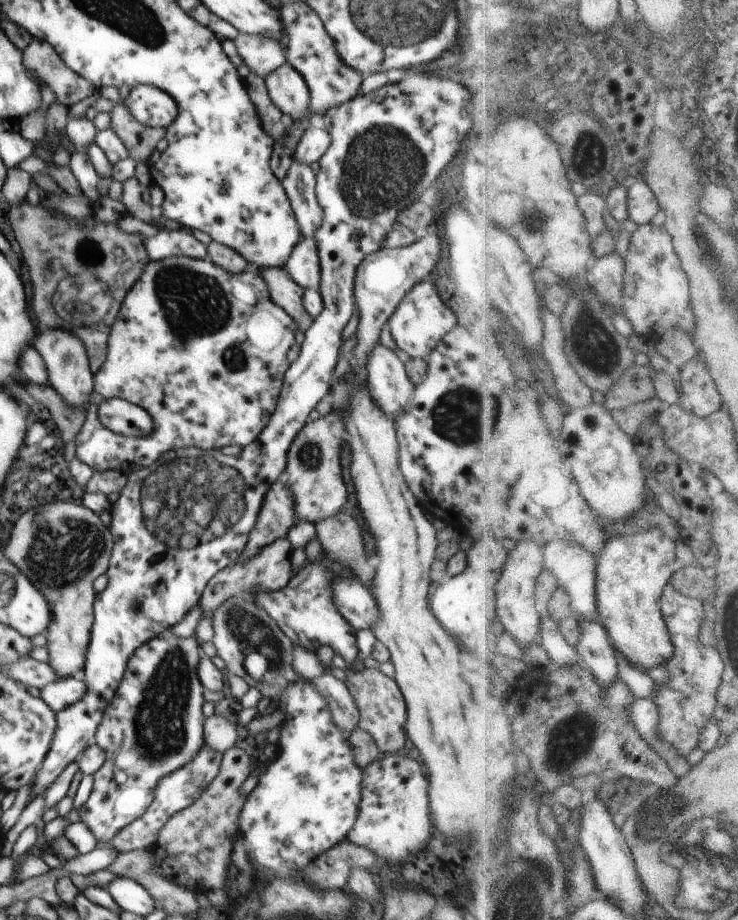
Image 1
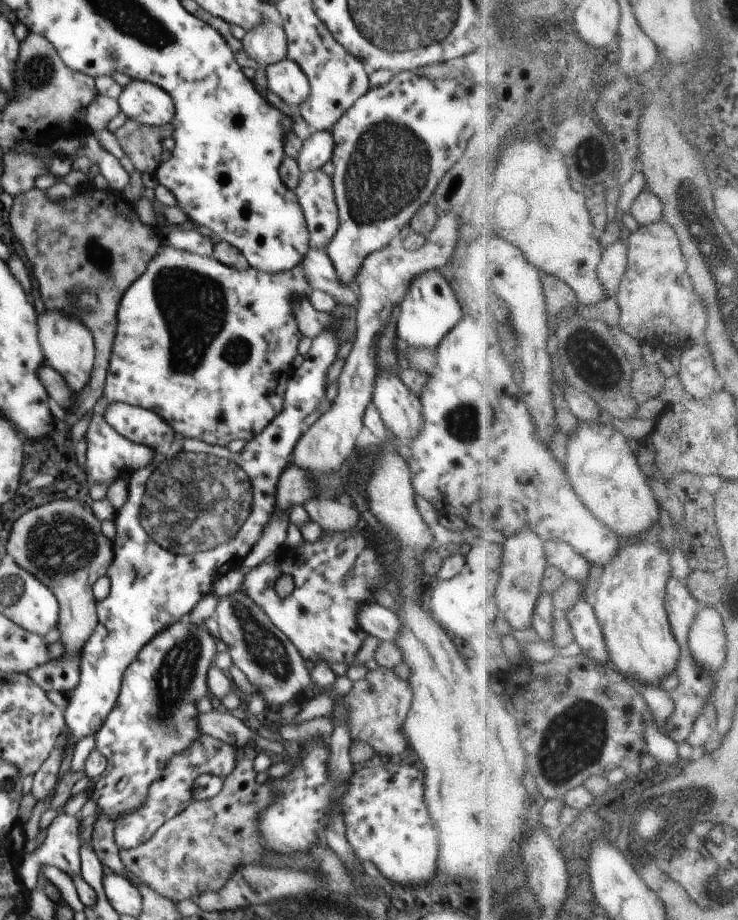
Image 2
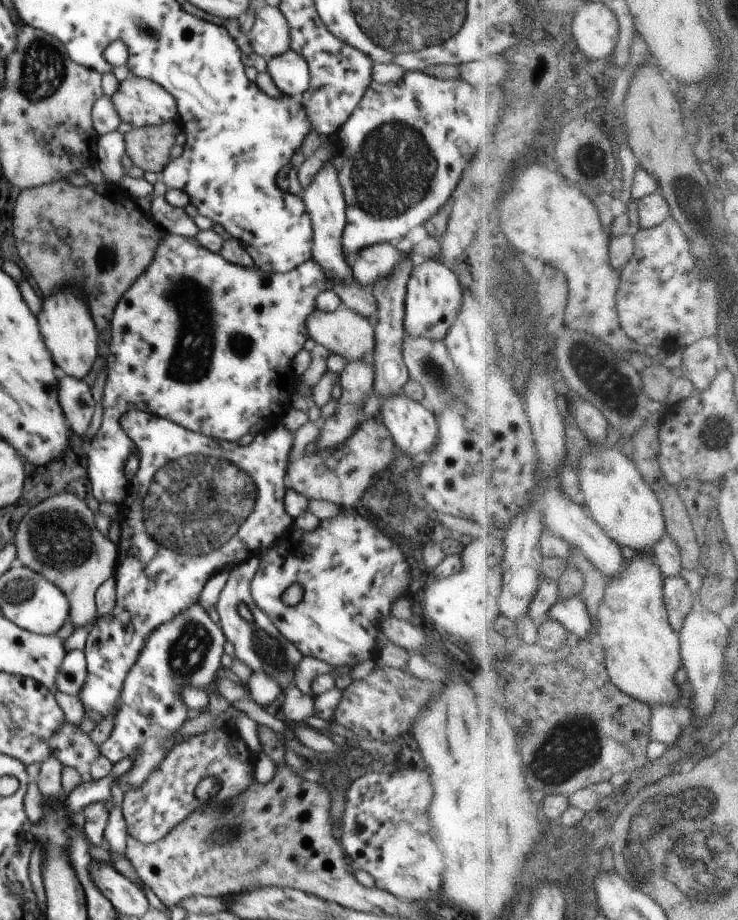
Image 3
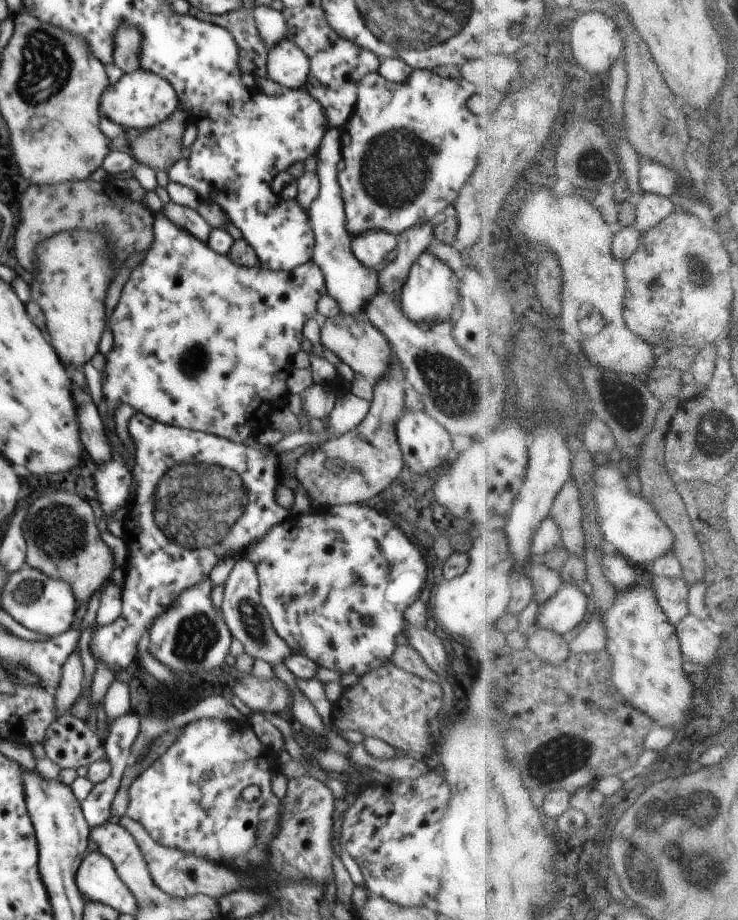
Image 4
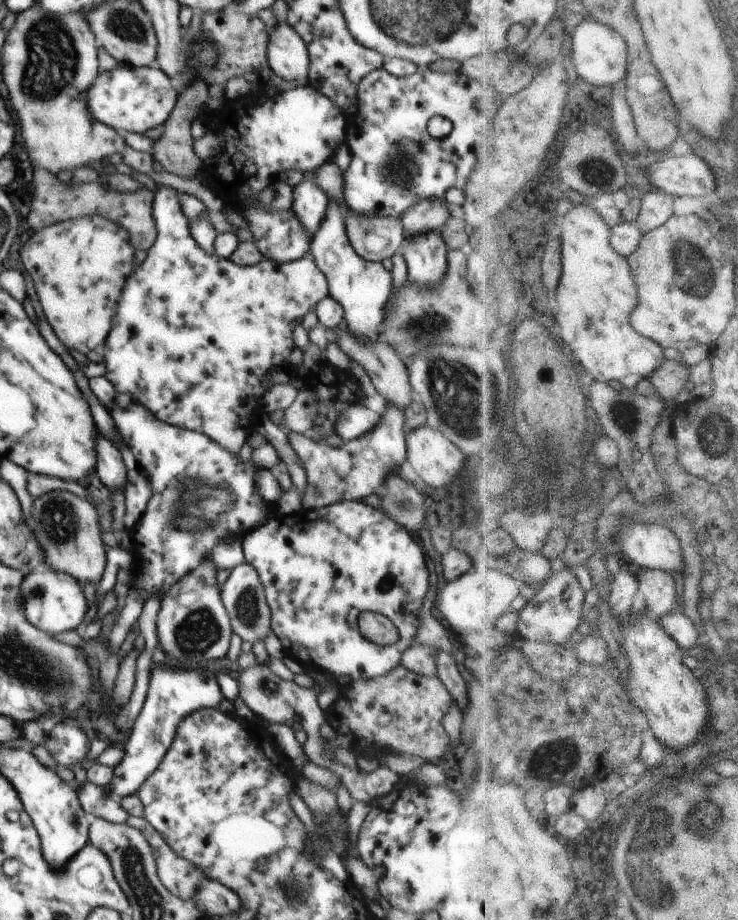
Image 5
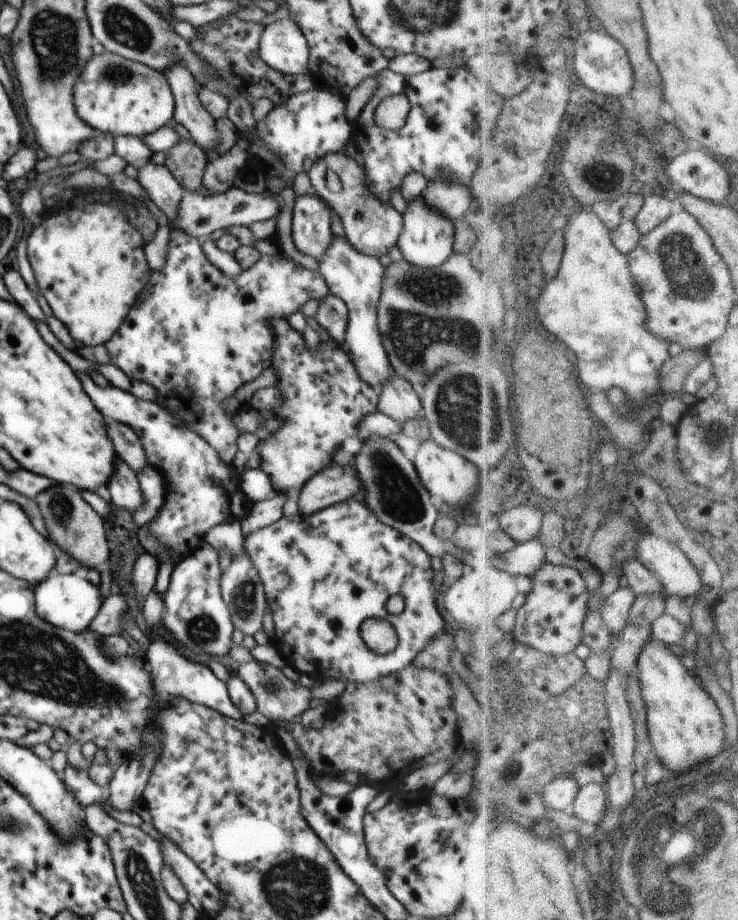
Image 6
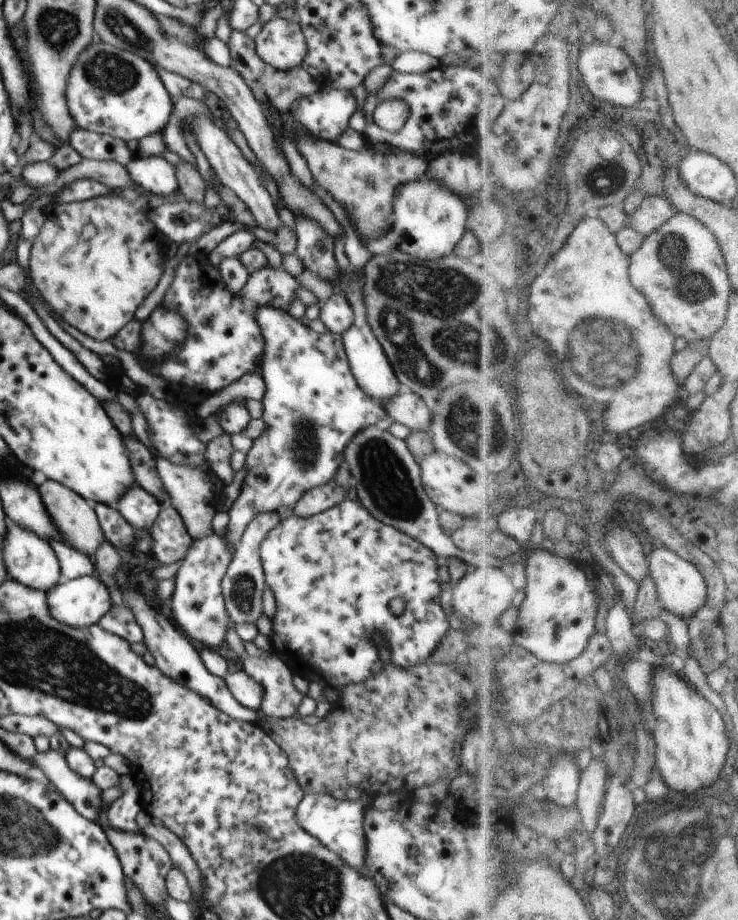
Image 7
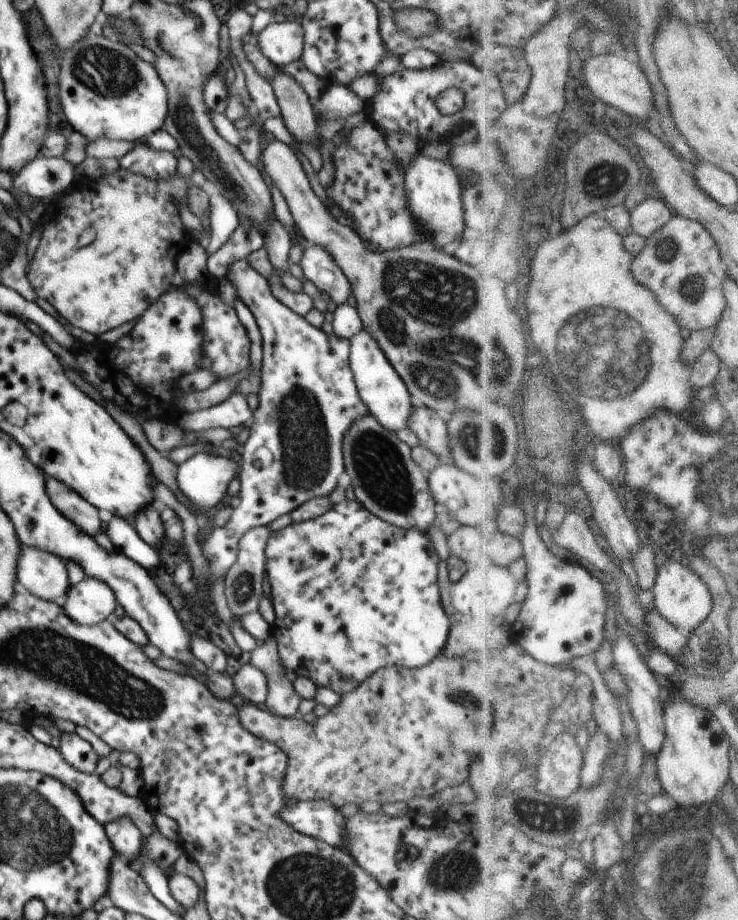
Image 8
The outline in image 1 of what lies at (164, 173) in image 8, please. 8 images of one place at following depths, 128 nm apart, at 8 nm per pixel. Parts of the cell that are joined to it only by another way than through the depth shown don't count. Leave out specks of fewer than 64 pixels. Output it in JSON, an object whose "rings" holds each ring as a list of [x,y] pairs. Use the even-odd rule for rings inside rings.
{"rings":[[[172,256],[164,260],[149,261],[142,276],[132,285],[132,288],[123,298],[119,315],[116,317],[116,322],[113,322],[110,338],[108,338],[106,360],[102,364],[102,368],[99,368],[94,375],[94,390],[90,395],[89,404],[86,406],[86,420],[80,432],[75,436],[78,460],[90,466],[94,473],[120,469],[126,475],[129,475],[138,469],[153,465],[166,452],[174,450],[178,456],[178,452],[182,448],[186,450],[187,446],[196,446],[196,448],[201,448],[202,450],[214,450],[214,448],[222,448],[223,446],[232,446],[234,444],[241,447],[252,444],[260,432],[262,432],[262,429],[268,424],[268,420],[274,414],[274,410],[276,410],[284,377],[289,367],[286,356],[295,343],[294,336],[297,330],[298,326],[294,319],[283,308],[272,302],[270,292],[268,292],[268,284],[264,282],[264,278],[260,276],[259,270],[255,267],[240,273],[230,273],[226,268],[216,266],[209,259]],[[102,398],[104,398],[104,401],[111,398],[124,399],[144,408],[154,420],[154,432],[145,436],[129,434],[120,436],[120,434],[108,430],[98,420],[98,402]]]}

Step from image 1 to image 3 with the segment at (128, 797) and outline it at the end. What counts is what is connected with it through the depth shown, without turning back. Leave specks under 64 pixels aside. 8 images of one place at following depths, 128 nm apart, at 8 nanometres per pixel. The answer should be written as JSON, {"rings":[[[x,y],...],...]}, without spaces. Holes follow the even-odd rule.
{"rings":[[[200,602],[192,604],[188,610],[180,612],[167,623],[160,624],[155,631],[146,639],[136,664],[132,666],[123,682],[112,736],[104,744],[100,744],[102,755],[112,757],[119,761],[122,758],[132,758],[132,768],[120,775],[116,780],[125,792],[132,788],[140,787],[152,772],[160,766],[161,760],[180,738],[180,726],[191,717],[192,712],[184,704],[180,696],[182,688],[194,686],[194,688],[207,689],[210,682],[221,673],[220,658],[224,654],[226,637],[219,623],[215,623],[208,616],[208,612],[202,608]]]}

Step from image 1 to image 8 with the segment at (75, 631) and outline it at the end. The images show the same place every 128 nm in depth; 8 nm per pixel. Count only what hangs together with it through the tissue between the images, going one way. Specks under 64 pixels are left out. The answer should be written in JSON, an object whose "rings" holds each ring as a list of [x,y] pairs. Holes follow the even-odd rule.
{"rings":[[[46,478],[45,490],[51,504],[81,532],[92,538],[102,532],[99,511],[66,484]]]}

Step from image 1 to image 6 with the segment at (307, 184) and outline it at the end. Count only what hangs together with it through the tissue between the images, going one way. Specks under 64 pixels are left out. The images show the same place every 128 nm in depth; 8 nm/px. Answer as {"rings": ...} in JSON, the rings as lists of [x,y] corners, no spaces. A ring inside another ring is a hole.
{"rings":[[[338,236],[332,239],[332,244],[329,244],[328,250],[322,254],[318,261],[320,274],[322,274],[324,282],[328,285],[329,292],[341,298],[349,310],[344,344],[348,348],[348,354],[356,367],[356,372],[364,382],[367,382],[371,387],[379,389],[381,384],[388,382],[395,375],[395,372],[388,363],[389,358],[384,350],[377,321],[378,302],[380,302],[384,279],[384,267],[376,257],[358,252],[346,238],[338,238]]]}

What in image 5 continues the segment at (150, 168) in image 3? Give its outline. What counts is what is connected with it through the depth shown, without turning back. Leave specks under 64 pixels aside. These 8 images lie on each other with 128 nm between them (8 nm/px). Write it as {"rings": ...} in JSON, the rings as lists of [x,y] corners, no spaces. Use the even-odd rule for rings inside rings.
{"rings":[[[196,76],[187,89],[182,89],[170,118],[163,124],[164,132],[162,132],[162,136],[152,144],[151,154],[153,160],[160,162],[166,171],[181,176],[182,178],[185,176],[188,178],[196,177],[199,172],[199,167],[203,166],[203,161],[200,160],[200,157],[194,152],[194,139],[190,134],[190,127],[194,121],[196,112],[198,112],[198,108],[202,106],[202,98],[208,98],[209,88],[210,86],[204,79]]]}

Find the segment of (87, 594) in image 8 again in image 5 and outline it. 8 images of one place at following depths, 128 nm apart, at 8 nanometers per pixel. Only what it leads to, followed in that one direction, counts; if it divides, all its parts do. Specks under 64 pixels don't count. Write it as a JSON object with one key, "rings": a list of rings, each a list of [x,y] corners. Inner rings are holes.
{"rings":[[[40,564],[35,571],[25,573],[20,584],[20,594],[24,600],[24,618],[48,634],[74,631],[88,612],[82,584],[69,574],[58,572],[50,564]]]}

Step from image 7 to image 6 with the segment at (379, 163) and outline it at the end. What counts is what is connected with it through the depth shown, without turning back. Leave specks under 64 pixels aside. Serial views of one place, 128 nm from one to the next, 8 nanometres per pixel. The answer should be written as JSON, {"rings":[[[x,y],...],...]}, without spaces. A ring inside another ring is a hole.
{"rings":[[[345,151],[330,152],[324,158],[316,160],[307,174],[311,180],[312,191],[340,217],[346,240],[358,252],[380,257],[388,254],[397,245],[398,236],[402,232],[403,216],[390,203],[384,204],[384,200],[376,198],[368,190],[366,172],[360,166],[362,164],[358,157],[350,157]]]}

